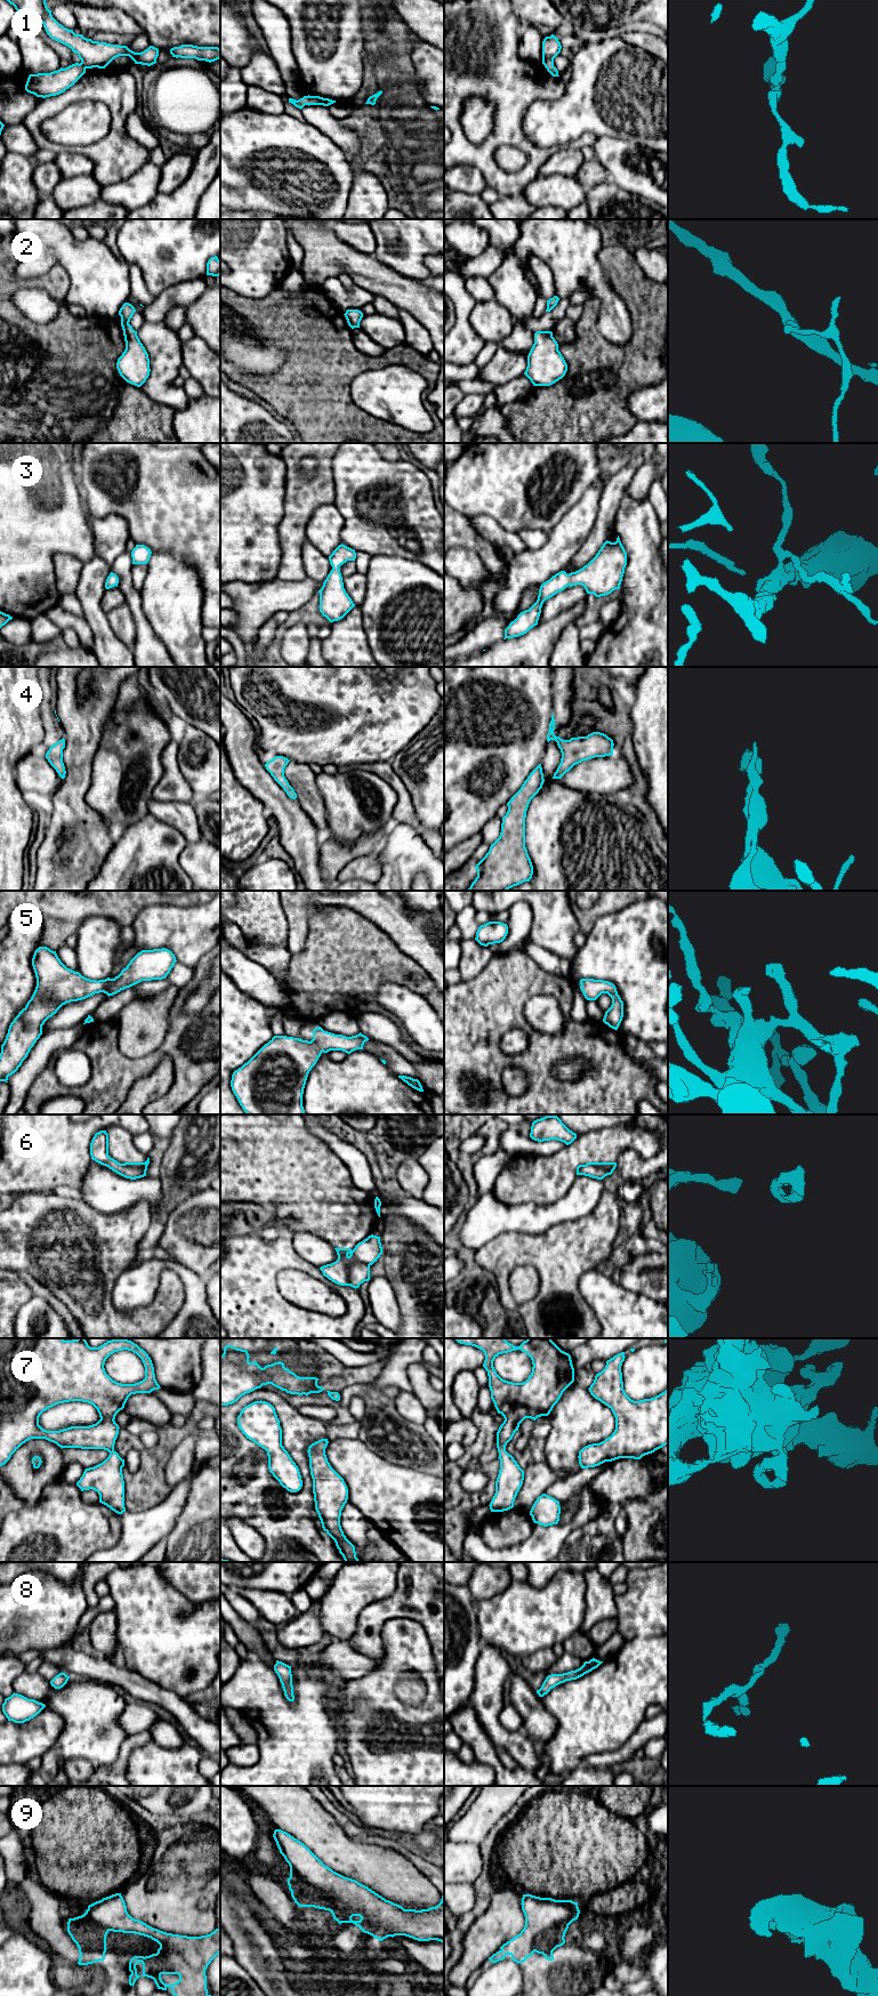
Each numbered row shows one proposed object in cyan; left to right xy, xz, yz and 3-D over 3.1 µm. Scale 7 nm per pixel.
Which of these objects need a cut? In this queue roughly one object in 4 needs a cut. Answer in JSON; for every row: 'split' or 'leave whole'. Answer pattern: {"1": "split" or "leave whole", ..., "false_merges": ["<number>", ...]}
{"1": "leave whole", "2": "split", "3": "leave whole", "4": "leave whole", "5": "leave whole", "6": "split", "7": "leave whole", "8": "leave whole", "9": "leave whole", "false_merges": ["2", "6"]}

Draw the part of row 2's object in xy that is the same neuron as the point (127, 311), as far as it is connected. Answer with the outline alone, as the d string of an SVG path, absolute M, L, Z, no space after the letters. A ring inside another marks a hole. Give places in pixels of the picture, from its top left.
M124 303L119 311L119 315L121 316L121 327L129 324L130 319L132 317L134 313L136 312L135 307L129 304Z

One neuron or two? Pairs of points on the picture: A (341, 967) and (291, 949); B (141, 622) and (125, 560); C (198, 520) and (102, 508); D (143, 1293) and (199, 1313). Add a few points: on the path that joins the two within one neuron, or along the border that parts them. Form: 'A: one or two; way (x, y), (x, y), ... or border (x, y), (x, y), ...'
A: two; border (307, 925), (305, 946), (290, 958), (288, 975)
B: one; way (135, 606), (133, 596), (125, 585), (125, 576)
C: one; way (174, 507), (126, 507)
D: one; way (156, 1270), (161, 1265), (177, 1266), (195, 1290)

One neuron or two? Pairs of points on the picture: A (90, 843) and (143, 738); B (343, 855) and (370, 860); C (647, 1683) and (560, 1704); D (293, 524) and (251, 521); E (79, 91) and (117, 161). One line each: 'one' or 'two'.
A: two
B: two
C: one
D: two
E: one

